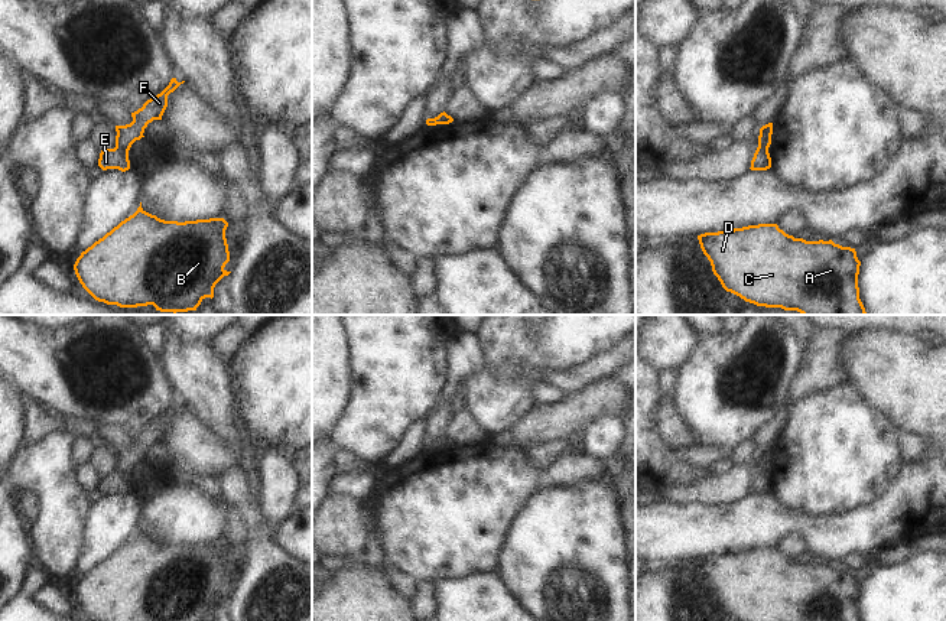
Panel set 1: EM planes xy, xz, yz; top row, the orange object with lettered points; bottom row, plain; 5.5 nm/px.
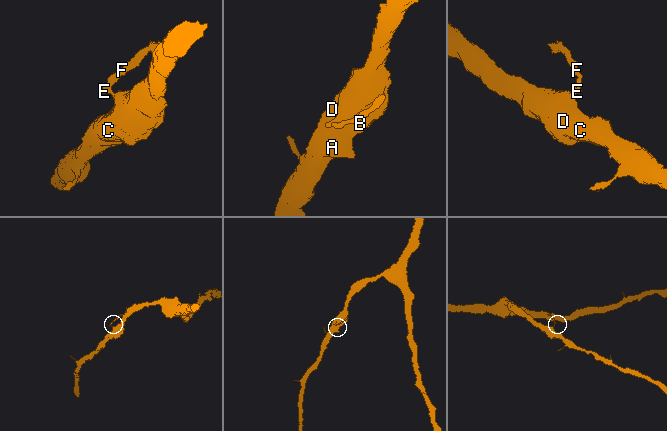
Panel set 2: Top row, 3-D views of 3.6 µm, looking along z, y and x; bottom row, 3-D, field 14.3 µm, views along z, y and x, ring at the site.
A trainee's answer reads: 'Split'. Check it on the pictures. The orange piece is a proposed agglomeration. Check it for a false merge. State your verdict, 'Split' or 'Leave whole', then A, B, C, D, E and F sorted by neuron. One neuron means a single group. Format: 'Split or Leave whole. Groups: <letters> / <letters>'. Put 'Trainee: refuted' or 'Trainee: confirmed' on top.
Trainee: confirmed
Split. Groups: A B C D E / F

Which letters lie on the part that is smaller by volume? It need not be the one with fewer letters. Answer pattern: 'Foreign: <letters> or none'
Foreign: F

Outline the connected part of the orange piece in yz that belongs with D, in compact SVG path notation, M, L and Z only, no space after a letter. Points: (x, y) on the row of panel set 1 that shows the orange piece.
M777 224L698 235L726 292L802 315L867 315L859 299L855 248L794 238Z

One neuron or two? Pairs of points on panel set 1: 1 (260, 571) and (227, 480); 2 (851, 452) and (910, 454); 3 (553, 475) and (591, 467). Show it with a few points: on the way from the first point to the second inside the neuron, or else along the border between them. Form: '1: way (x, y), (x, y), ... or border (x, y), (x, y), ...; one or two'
1: way (260, 548), (257, 526), (243, 503); one
2: border (900, 432), (900, 454), (906, 462); two
3: way (562, 471), (569, 467), (582, 467); one

